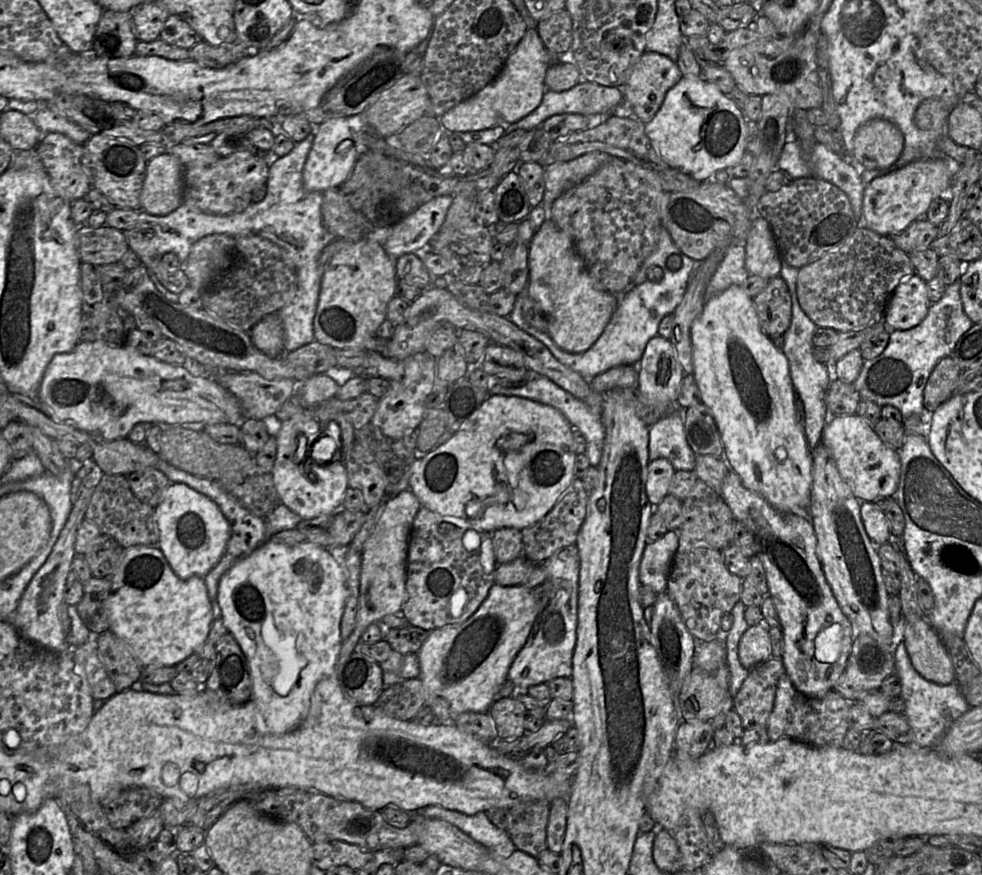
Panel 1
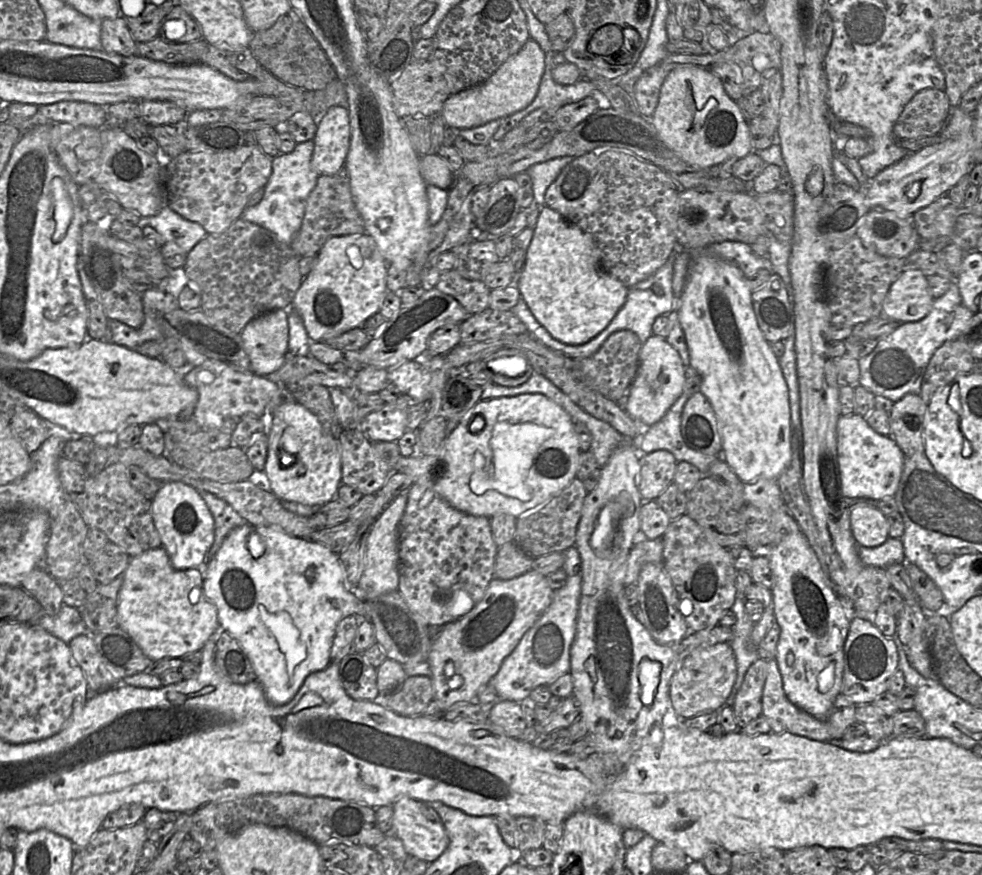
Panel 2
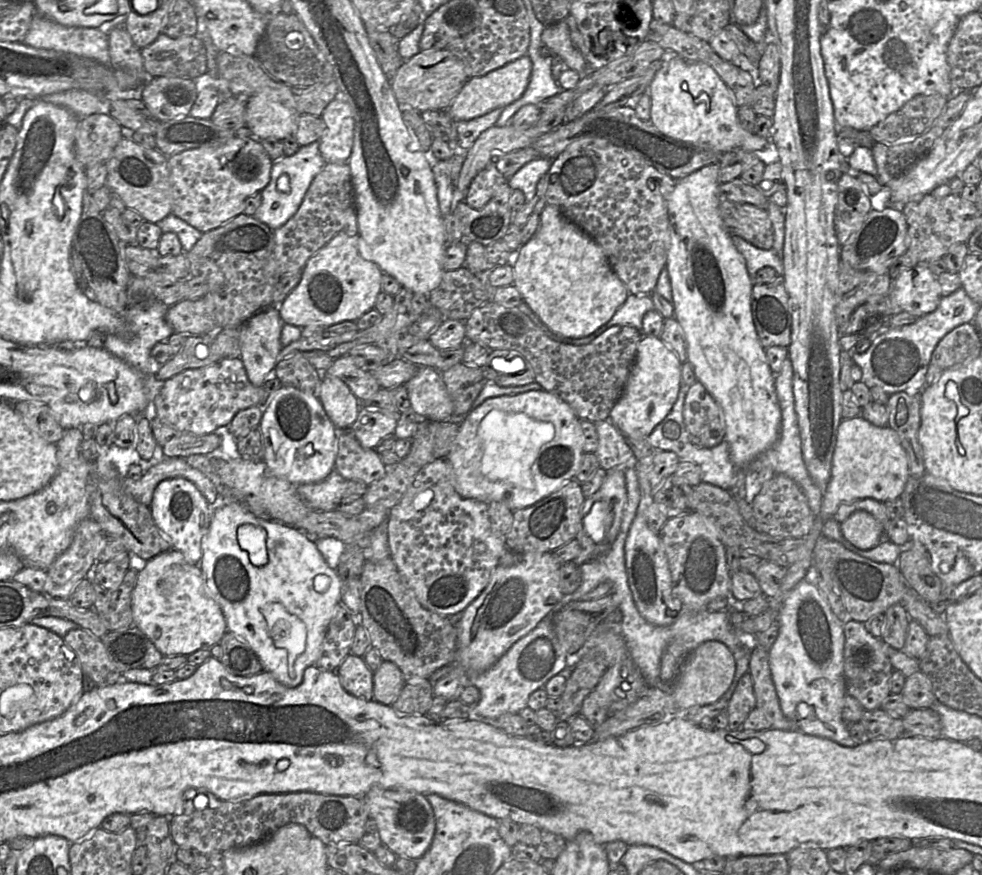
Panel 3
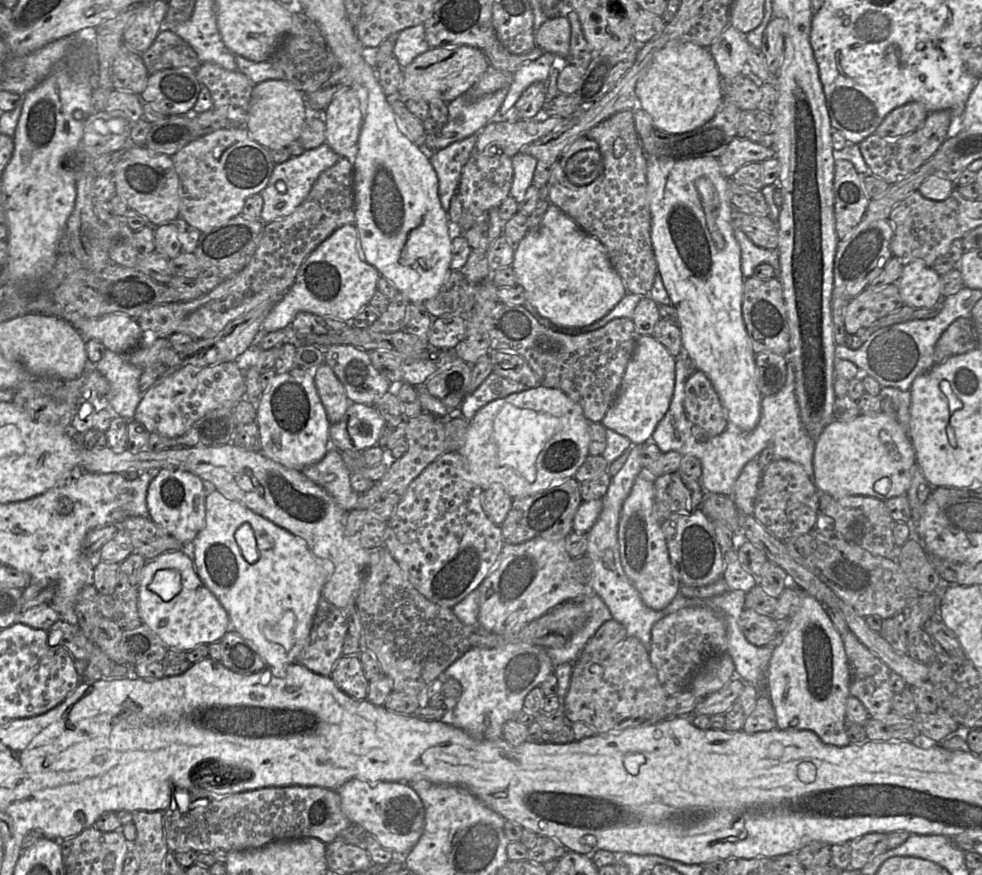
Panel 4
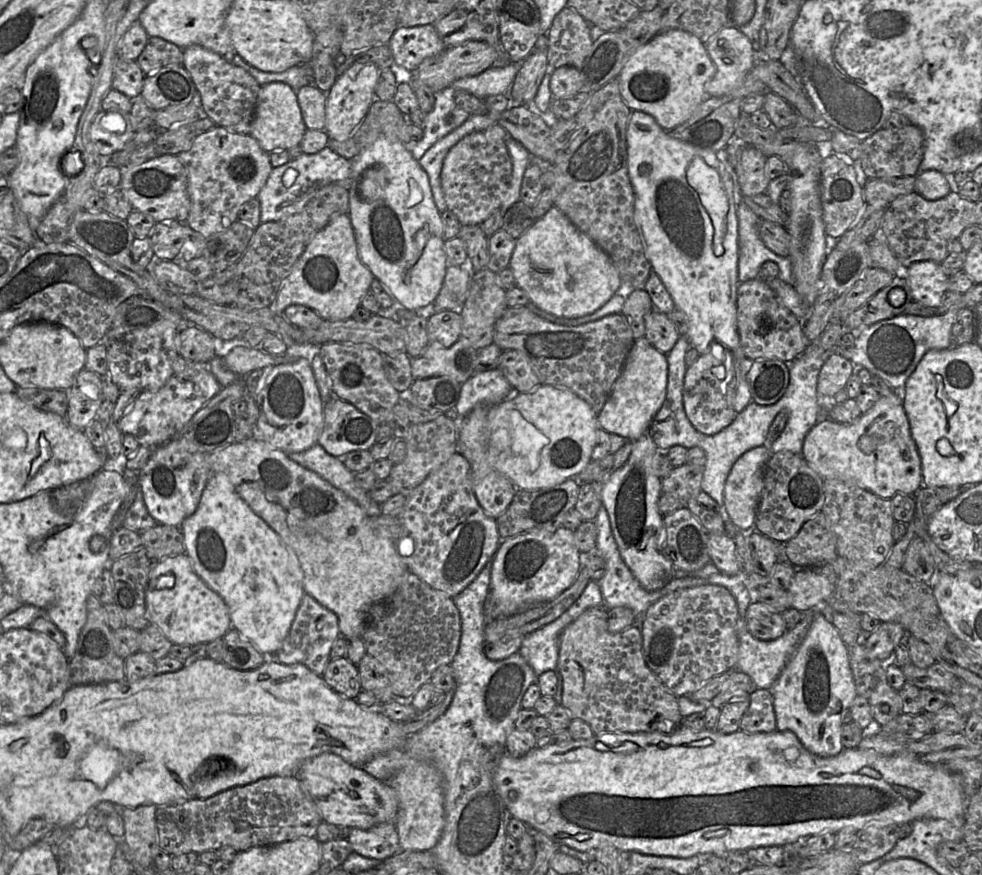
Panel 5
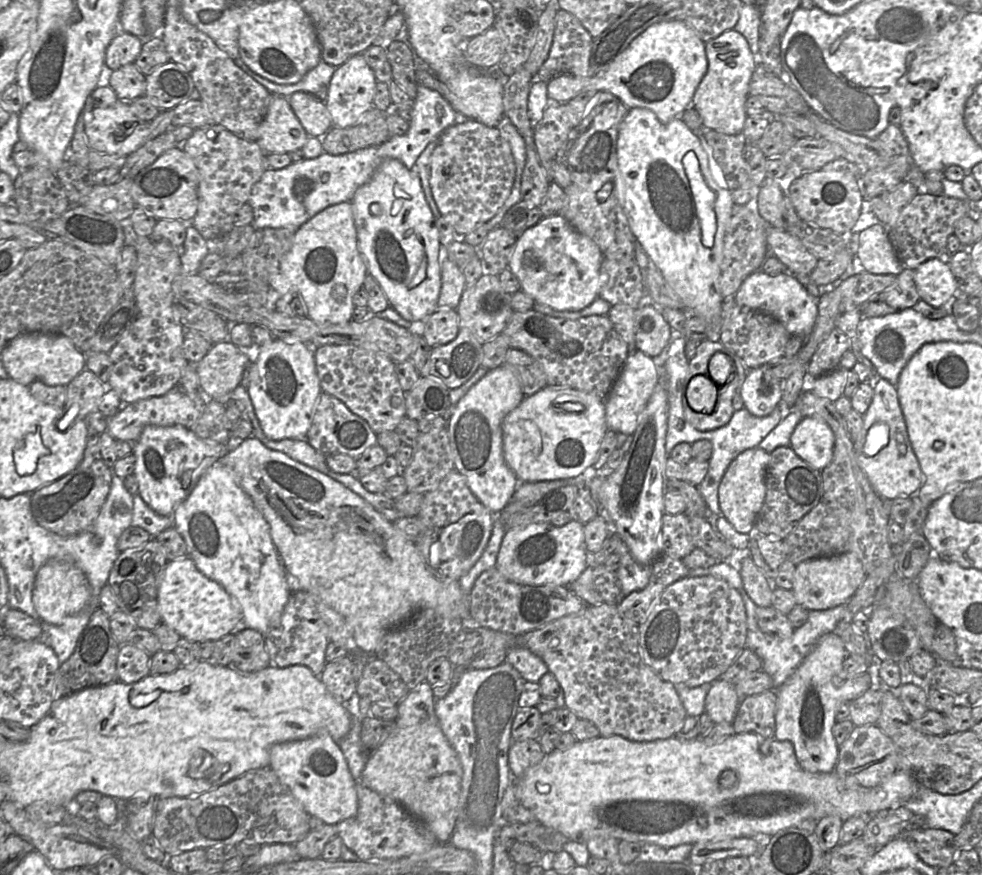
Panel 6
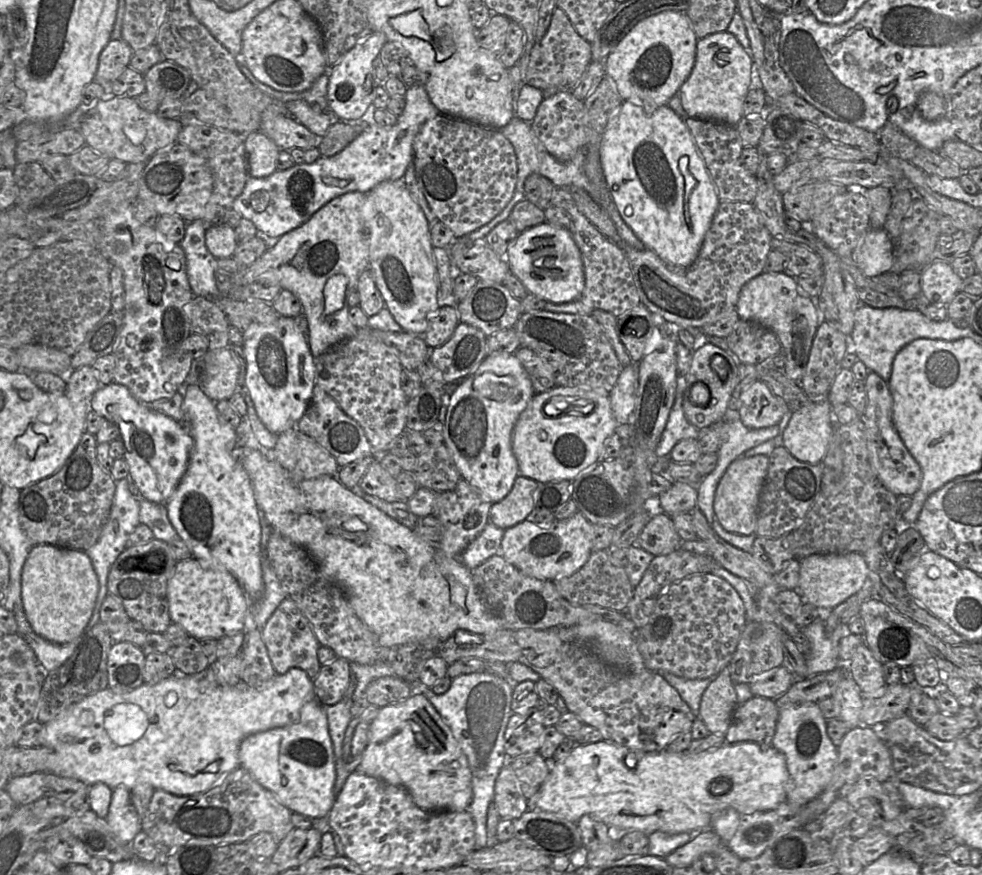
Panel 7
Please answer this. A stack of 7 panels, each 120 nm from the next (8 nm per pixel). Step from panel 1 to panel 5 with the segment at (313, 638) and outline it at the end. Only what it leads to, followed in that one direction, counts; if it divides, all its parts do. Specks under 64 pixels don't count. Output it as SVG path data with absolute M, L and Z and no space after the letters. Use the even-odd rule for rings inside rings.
M222 472L212 473L197 510L179 528L193 569L224 599L232 627L272 657L281 649L305 594L304 574L295 552L253 512Z

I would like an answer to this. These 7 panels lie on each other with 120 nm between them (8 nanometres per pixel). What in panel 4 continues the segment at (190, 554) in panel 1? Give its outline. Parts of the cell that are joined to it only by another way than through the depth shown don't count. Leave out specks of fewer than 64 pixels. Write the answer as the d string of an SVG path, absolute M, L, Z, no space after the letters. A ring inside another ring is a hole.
M161 469L150 482L146 503L152 521L184 545L191 545L206 523L207 485L181 469Z

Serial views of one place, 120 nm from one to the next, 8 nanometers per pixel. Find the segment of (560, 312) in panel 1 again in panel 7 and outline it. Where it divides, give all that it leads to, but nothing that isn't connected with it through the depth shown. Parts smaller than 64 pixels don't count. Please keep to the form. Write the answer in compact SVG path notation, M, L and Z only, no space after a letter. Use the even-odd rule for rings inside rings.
M548 222L519 233L509 245L506 261L513 273L530 294L552 303L567 303L581 298L585 274L580 250L571 234Z

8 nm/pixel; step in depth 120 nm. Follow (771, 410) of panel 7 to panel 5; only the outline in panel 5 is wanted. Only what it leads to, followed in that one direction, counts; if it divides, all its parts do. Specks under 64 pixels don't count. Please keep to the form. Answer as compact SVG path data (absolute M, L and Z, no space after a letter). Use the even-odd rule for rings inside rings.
M753 360L746 375L752 402L759 405L776 403L787 389L789 372L790 363L781 360Z

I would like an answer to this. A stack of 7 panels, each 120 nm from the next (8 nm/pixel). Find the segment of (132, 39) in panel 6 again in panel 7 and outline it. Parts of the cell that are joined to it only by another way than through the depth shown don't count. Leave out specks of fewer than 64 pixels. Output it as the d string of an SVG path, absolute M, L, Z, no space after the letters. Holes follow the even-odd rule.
M122 39L110 40L102 50L94 81L109 85L129 66L134 52Z

